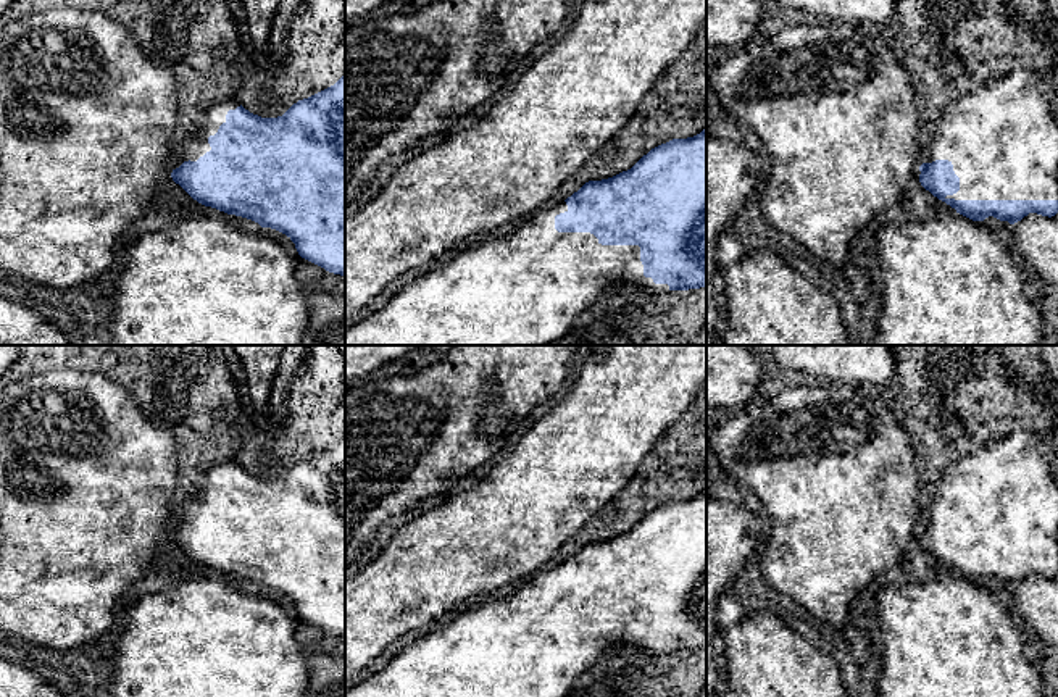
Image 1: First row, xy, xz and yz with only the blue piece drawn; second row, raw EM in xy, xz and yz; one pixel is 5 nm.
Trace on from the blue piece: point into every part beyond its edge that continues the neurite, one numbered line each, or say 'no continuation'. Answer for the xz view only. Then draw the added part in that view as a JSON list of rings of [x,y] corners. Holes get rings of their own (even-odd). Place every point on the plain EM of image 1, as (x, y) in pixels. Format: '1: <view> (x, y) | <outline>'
1: xz (536, 642) | [[[564,561],[550,565],[511,595],[453,613],[444,626],[403,647],[369,679],[347,687],[345,697],[568,697],[577,678],[616,644],[655,655],[669,653],[668,645],[655,645],[644,637],[639,607],[602,607],[590,594],[558,594],[555,578],[564,573]]]

